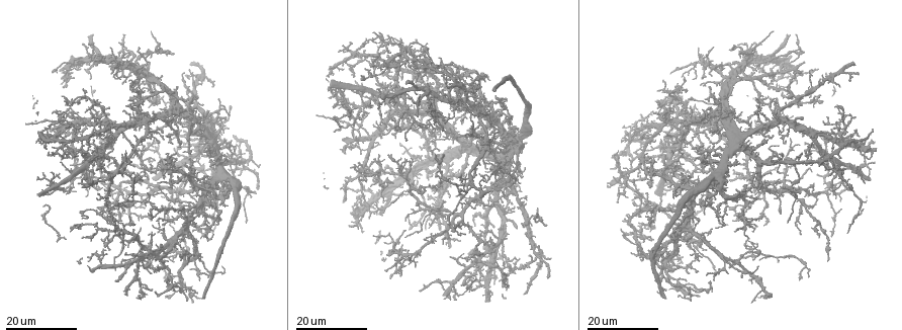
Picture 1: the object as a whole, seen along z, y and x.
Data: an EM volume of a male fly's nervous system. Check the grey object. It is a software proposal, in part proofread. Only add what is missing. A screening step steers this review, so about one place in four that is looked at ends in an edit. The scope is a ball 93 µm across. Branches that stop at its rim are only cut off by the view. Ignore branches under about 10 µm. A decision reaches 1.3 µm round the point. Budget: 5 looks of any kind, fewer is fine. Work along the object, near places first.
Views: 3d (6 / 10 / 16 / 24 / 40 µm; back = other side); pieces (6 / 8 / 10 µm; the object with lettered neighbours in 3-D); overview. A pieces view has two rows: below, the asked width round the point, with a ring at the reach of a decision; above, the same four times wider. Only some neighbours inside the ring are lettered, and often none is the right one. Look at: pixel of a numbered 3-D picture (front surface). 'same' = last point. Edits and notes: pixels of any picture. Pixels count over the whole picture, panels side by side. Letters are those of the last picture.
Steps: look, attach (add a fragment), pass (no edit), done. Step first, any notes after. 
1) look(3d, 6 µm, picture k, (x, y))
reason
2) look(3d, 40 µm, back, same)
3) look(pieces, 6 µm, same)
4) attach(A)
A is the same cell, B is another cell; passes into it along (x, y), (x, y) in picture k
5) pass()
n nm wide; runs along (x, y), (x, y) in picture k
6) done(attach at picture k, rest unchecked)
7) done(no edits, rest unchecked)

look(3d, 16 µm, picture 1, (654, 157))
an open end

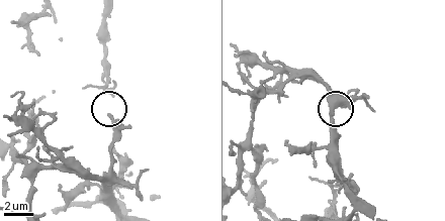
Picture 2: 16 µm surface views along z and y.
look(pieces, 8 µm, picture 2, (109, 116))

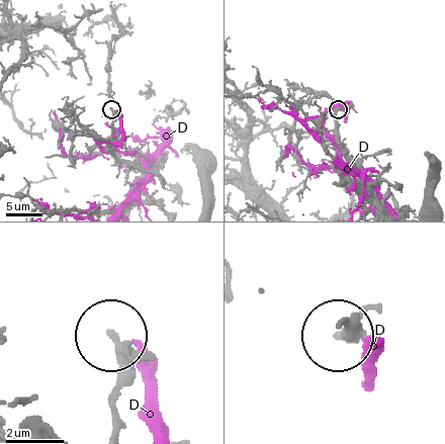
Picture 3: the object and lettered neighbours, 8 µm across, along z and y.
pass()
D is another cell; no lettered fragment goes on from it

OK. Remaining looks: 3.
look(3d, 16 µm, picture 1, (697, 226))
branch stops here

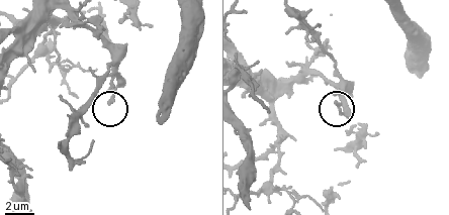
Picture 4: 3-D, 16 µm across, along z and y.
look(pieces, 6 µm, picture 4, (109, 103))
what lies round it

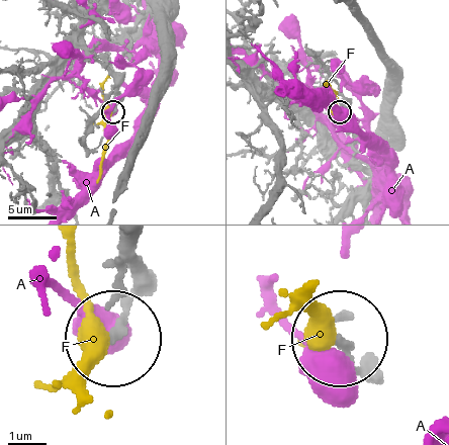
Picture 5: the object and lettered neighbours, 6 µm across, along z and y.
pass()
A and F are other cells; runs along (123, 249), (133, 297), (117, 333) in picture 5; no lettered fragment goes on from it

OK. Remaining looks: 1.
done(no edits, rest unchecked)

